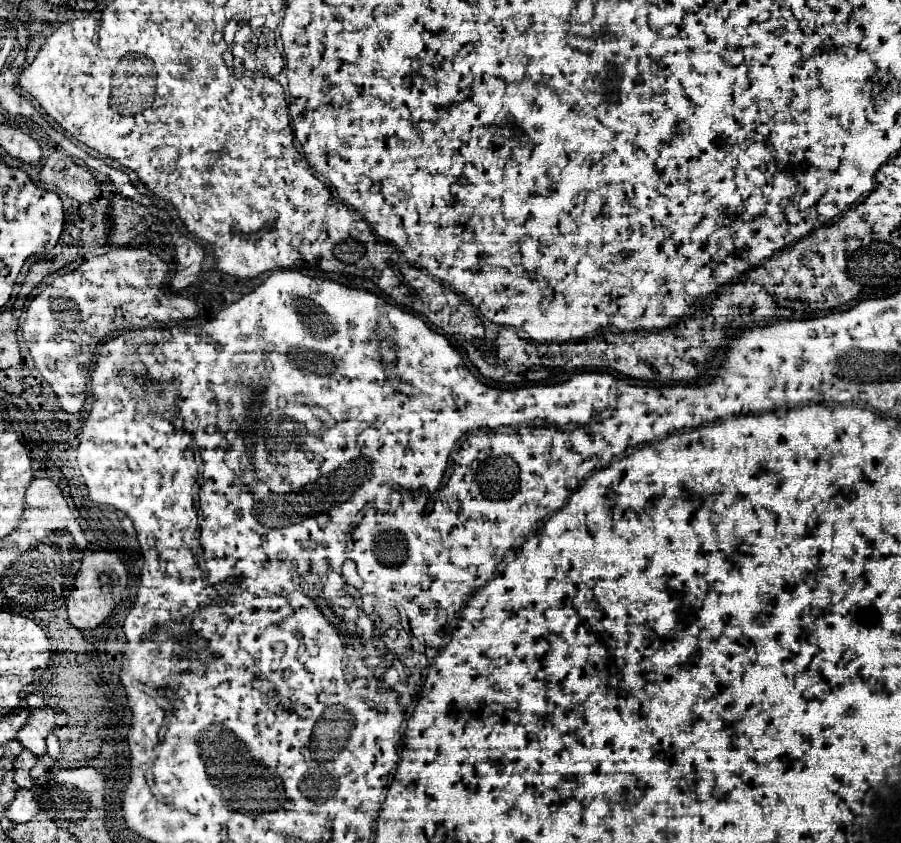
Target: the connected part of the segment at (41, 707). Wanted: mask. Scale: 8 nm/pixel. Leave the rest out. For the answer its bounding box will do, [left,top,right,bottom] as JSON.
[16,695,54,755]

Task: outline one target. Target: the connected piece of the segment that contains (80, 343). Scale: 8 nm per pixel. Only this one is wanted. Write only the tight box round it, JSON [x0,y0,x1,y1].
[20,249,198,411]

